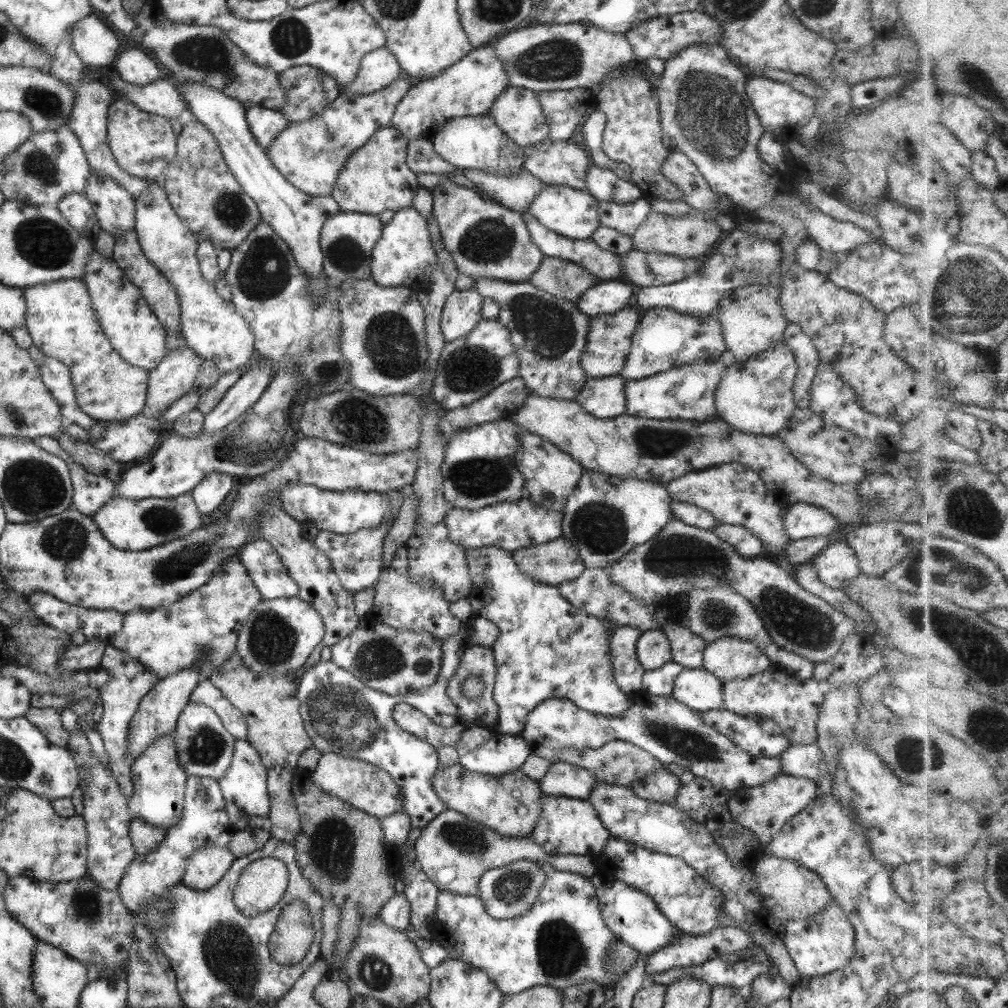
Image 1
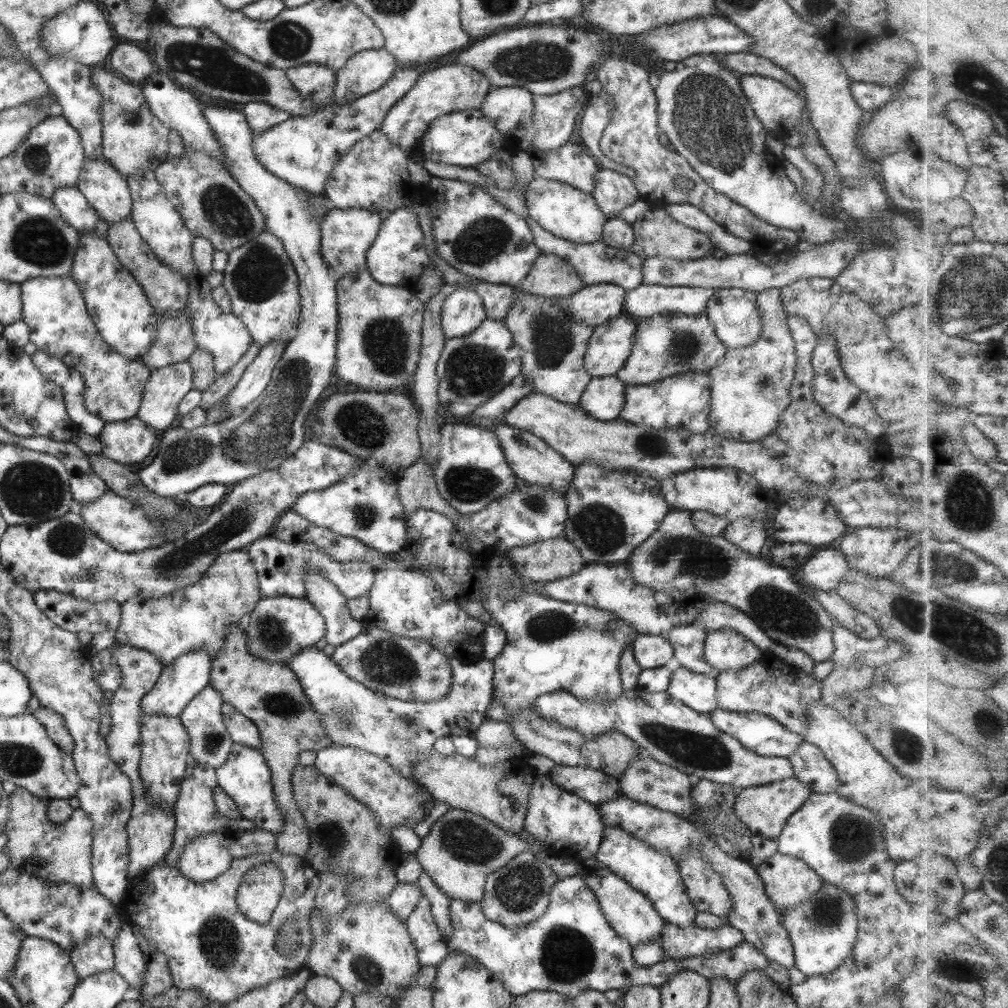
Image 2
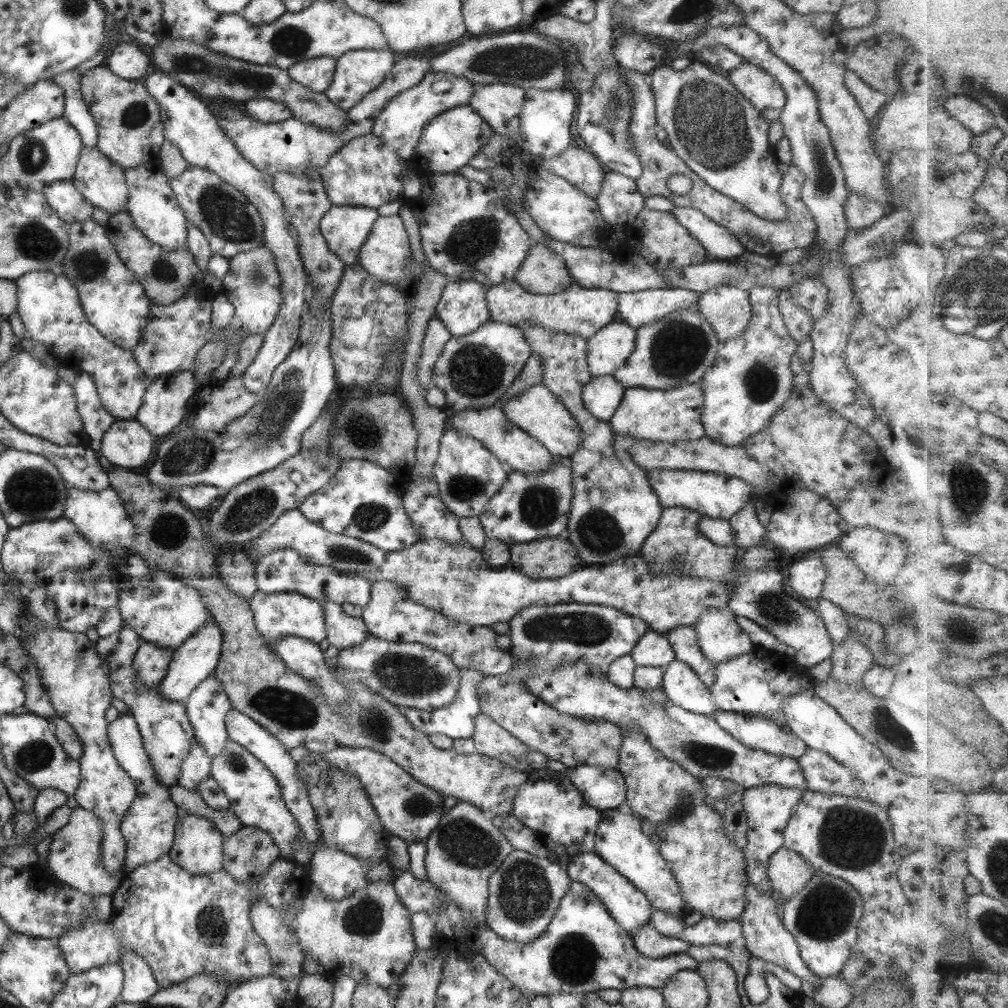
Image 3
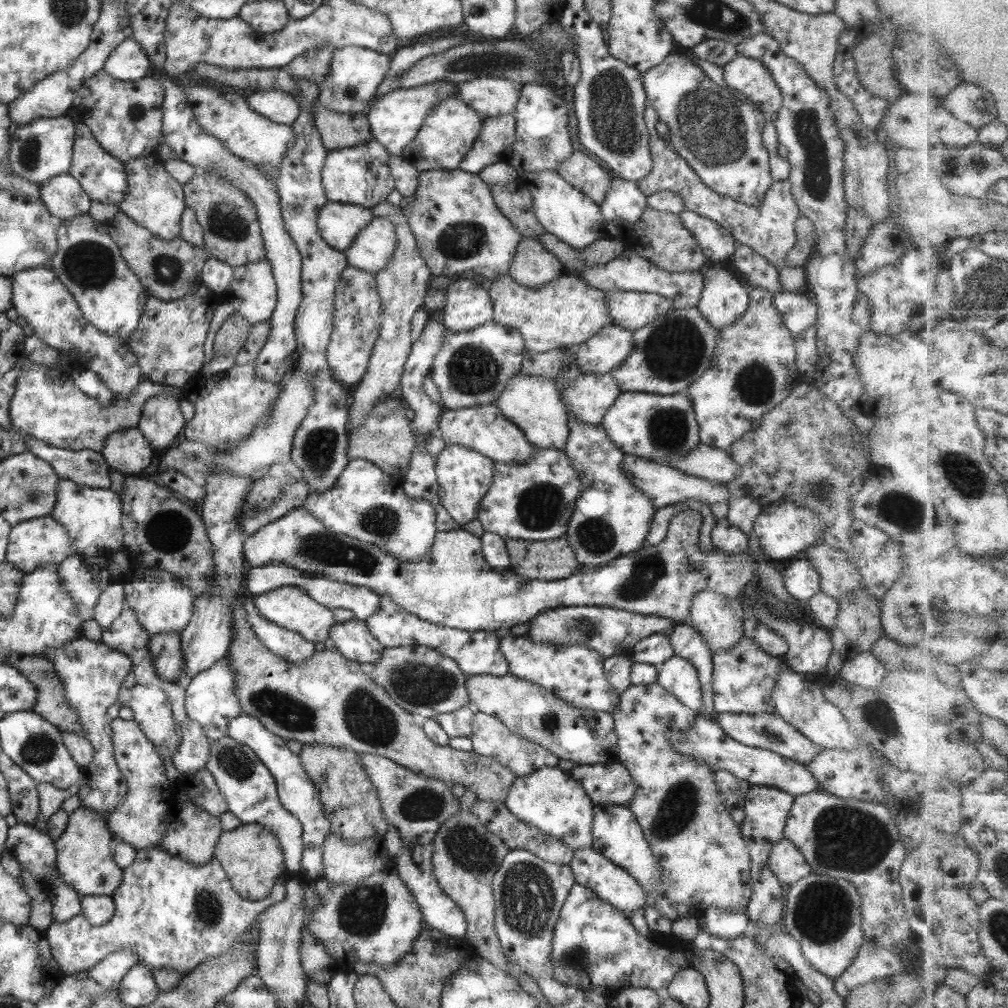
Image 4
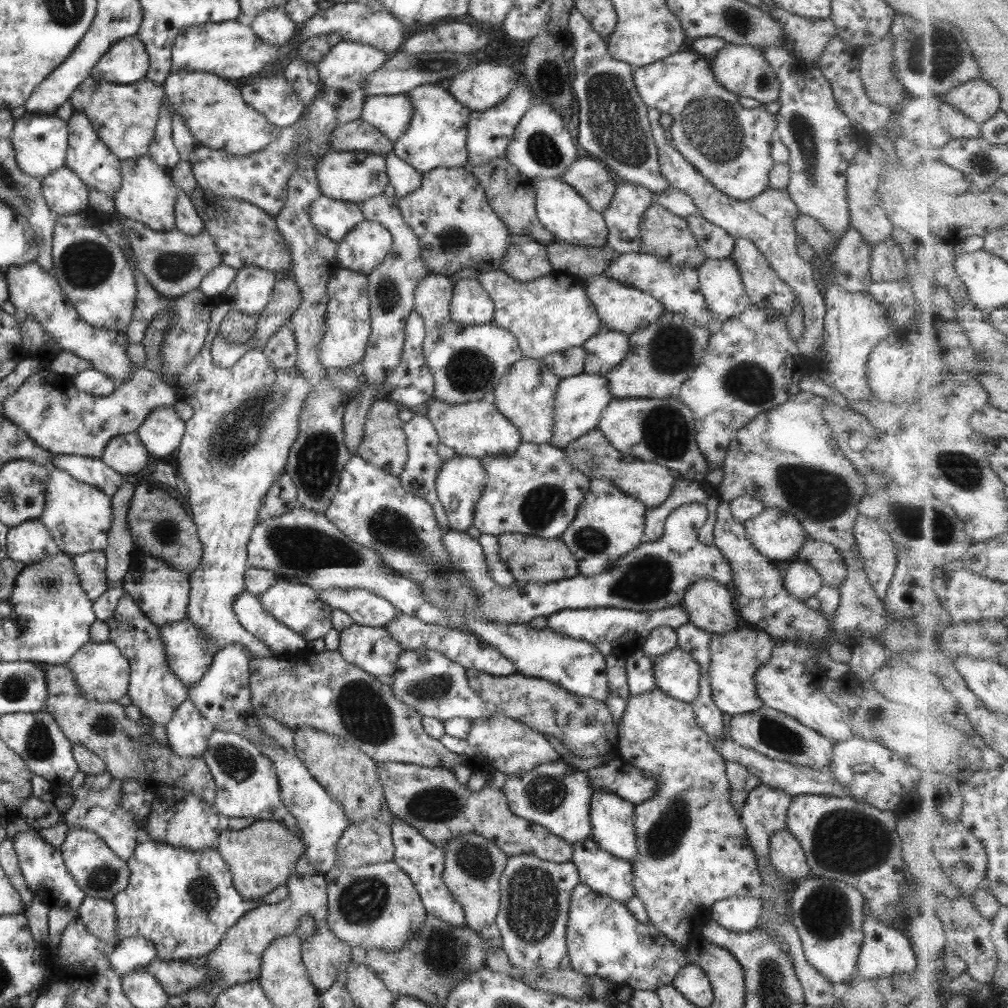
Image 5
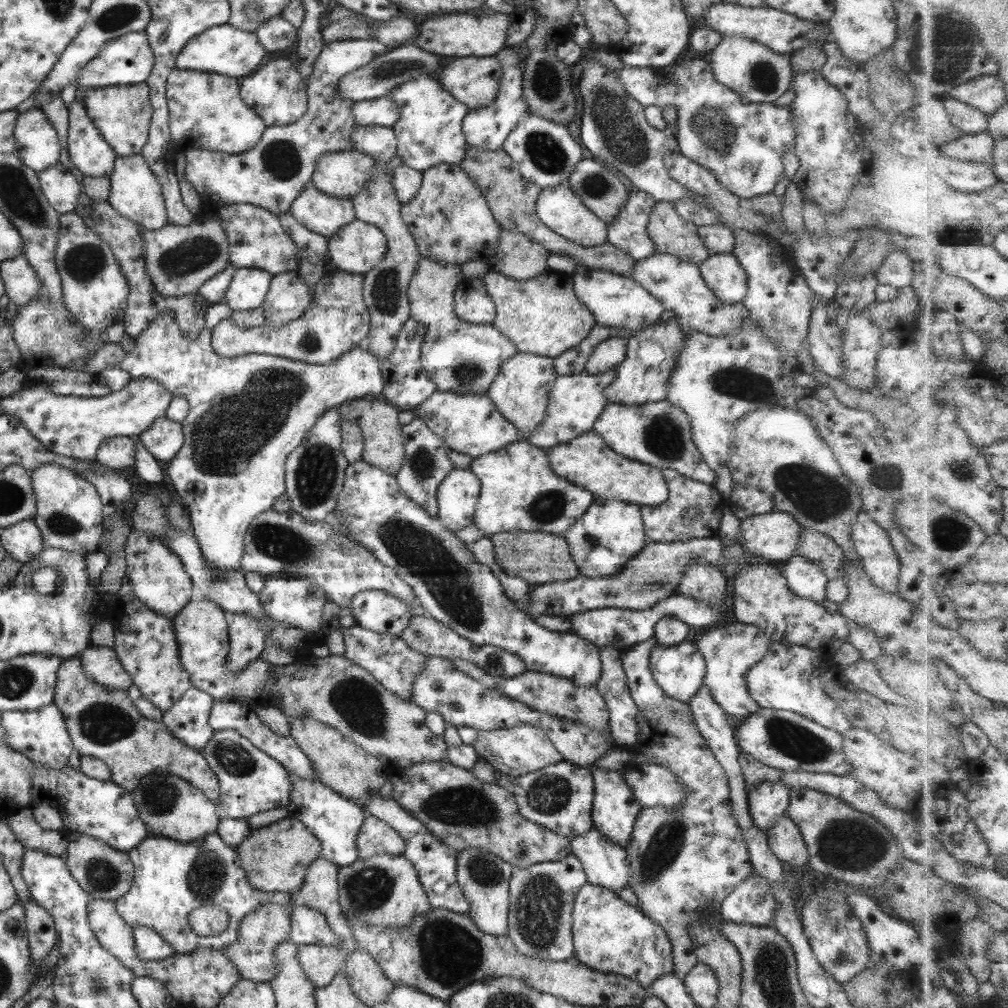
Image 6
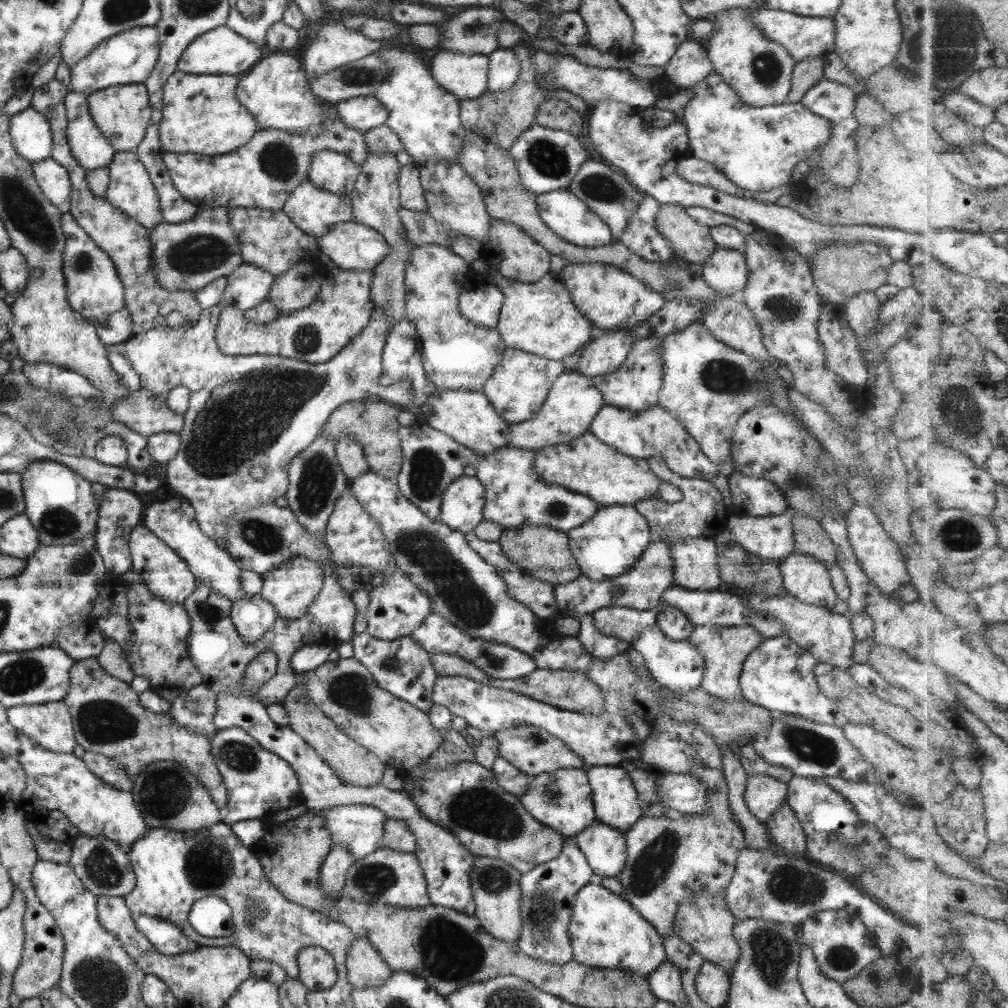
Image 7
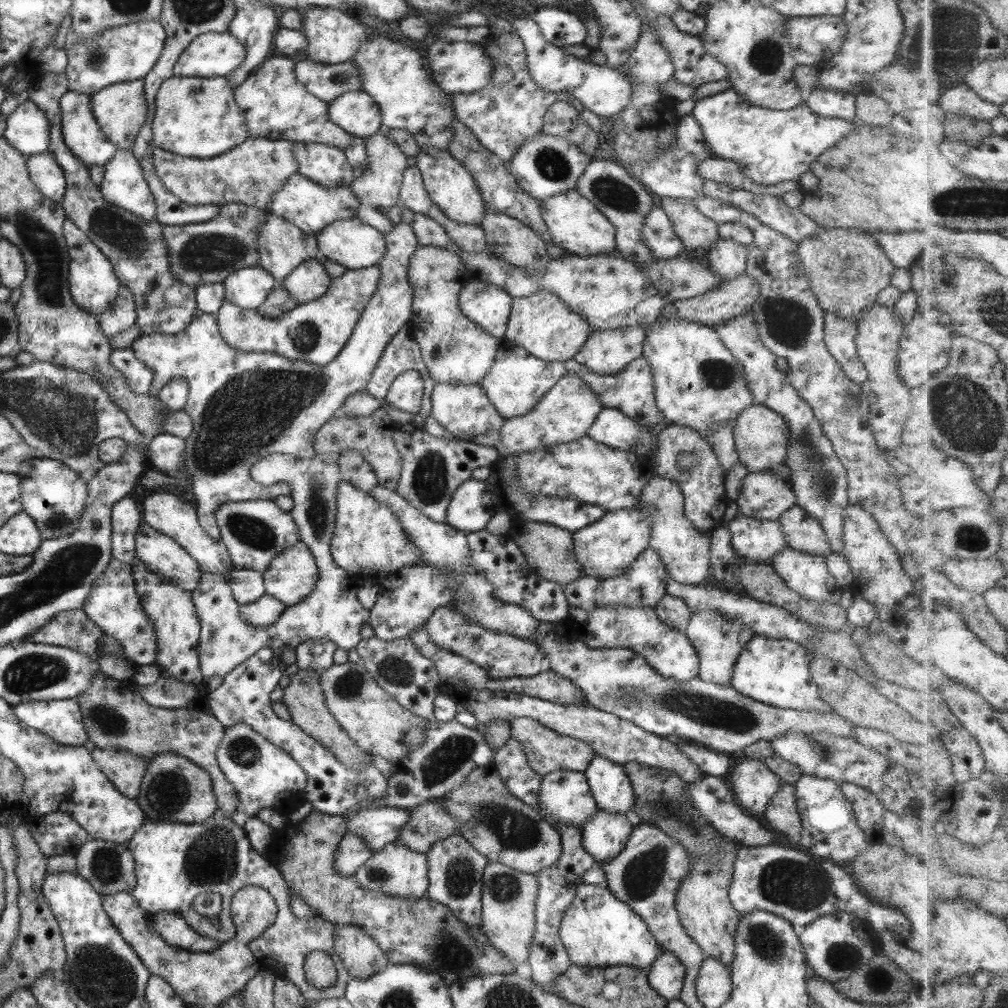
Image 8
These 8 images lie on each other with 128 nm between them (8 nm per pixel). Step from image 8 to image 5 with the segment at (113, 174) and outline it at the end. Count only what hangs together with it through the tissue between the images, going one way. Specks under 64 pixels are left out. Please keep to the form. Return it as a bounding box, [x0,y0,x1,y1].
[111,155,177,233]

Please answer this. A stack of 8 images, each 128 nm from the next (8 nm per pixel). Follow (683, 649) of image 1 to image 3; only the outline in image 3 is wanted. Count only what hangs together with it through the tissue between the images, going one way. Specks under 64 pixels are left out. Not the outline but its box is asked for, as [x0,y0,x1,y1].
[665,626,715,686]

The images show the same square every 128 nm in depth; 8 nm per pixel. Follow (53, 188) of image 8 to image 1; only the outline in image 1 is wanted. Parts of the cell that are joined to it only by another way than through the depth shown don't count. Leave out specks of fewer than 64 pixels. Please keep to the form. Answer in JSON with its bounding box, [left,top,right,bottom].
[55,193,101,242]

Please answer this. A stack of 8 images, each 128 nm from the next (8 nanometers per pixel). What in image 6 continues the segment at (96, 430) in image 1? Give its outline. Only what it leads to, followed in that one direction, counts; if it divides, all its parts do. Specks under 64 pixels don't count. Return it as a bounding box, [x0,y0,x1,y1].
[94,437,135,471]

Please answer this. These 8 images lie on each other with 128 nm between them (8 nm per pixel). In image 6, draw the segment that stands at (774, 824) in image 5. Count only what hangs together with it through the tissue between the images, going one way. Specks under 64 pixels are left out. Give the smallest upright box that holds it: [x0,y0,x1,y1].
[748,782,790,834]

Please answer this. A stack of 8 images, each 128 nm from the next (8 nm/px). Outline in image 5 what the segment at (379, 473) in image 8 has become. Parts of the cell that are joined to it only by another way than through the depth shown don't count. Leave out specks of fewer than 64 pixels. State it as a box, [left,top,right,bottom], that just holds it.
[355,401,407,477]

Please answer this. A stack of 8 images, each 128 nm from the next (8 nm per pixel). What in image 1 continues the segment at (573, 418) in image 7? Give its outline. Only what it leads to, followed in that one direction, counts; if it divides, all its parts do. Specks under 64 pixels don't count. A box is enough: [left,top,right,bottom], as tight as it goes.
[573,375,625,419]

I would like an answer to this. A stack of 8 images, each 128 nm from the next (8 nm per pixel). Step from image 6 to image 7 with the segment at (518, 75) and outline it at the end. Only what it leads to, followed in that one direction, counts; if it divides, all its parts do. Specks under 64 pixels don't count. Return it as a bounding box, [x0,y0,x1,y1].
[487,49,519,92]

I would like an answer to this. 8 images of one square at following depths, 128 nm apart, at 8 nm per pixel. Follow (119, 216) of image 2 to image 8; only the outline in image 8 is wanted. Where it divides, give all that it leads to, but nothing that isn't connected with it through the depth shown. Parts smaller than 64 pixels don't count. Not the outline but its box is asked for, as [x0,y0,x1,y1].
[59,92,116,167]

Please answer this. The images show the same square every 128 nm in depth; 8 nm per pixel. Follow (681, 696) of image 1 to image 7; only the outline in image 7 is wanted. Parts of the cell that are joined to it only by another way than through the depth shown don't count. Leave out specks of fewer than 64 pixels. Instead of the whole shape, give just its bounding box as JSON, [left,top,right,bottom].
[630,623,705,693]

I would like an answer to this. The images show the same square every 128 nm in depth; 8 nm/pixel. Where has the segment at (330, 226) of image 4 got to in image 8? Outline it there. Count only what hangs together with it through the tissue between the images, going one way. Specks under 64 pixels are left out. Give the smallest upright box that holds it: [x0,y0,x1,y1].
[267,173,357,235]

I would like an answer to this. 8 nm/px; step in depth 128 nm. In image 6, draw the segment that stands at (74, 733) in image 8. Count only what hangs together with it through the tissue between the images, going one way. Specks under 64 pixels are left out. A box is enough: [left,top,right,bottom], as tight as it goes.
[3,703,72,770]

